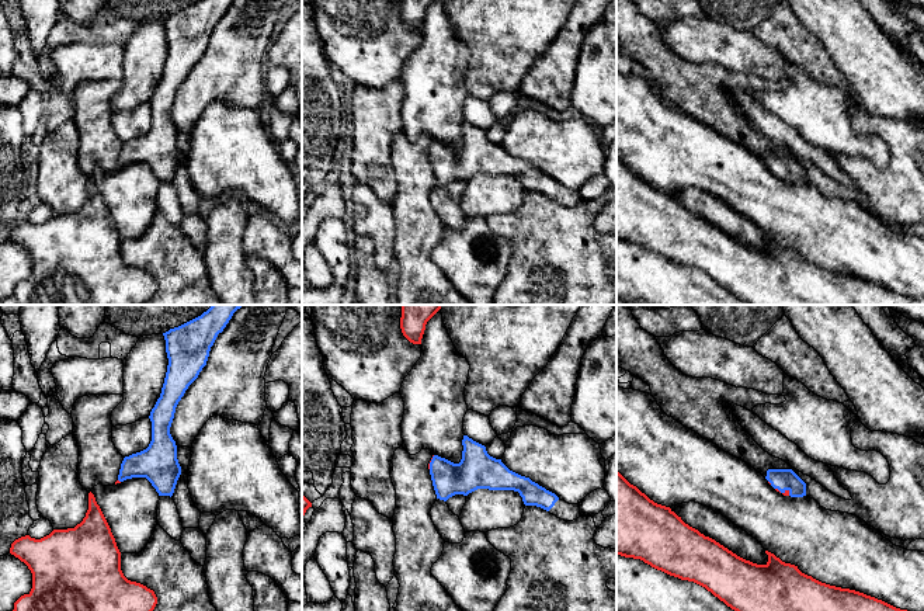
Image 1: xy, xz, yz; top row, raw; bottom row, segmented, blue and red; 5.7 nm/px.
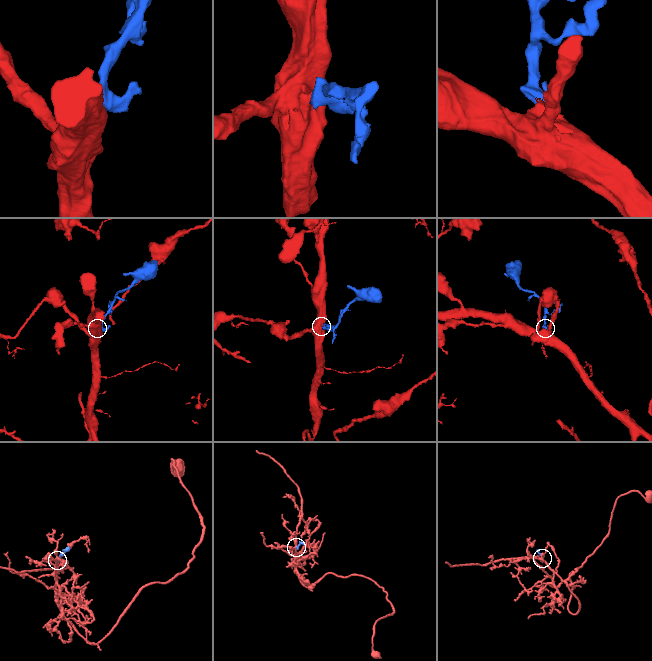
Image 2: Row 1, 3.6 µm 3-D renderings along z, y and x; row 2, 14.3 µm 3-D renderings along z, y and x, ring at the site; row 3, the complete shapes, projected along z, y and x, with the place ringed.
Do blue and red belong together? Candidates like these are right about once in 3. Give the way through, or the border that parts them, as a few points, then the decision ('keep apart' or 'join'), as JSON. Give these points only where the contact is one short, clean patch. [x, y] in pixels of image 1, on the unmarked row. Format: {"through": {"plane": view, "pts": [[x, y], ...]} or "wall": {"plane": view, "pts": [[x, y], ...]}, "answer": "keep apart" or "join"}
{"through": {"plane": "yz", "pts": [[782, 165], [784, 177], [787, 177]]}, "answer": "join"}

